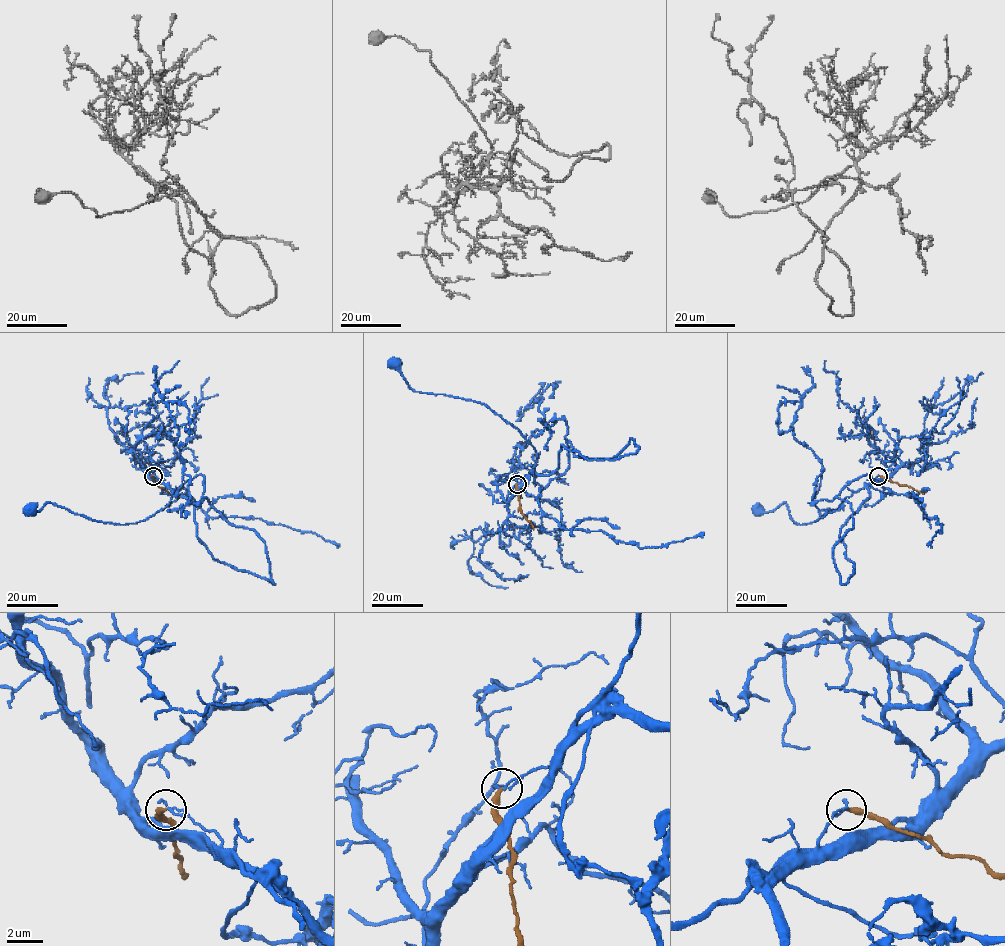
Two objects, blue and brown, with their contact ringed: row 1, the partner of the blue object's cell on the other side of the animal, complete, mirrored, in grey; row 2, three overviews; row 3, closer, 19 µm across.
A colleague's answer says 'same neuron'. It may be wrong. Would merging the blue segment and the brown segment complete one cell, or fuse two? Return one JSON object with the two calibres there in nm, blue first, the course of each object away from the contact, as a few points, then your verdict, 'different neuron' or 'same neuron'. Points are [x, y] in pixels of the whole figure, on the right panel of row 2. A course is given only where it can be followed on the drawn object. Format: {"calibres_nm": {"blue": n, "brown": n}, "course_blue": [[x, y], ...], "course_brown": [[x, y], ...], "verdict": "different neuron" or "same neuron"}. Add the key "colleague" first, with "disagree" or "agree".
{"colleague": "disagree", "calibres_nm": {"blue": 180, "brown": 280}, "course_blue": [[878, 475], [837, 509], [810, 523], [798, 524], [791, 519], [785, 503], [771, 511], [757, 506], [756, 509]], "course_brown": [[878, 475], [924, 493]], "verdict": "different neuron"}

